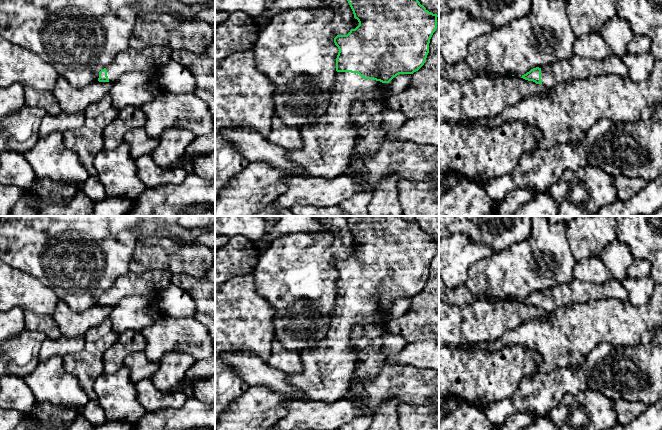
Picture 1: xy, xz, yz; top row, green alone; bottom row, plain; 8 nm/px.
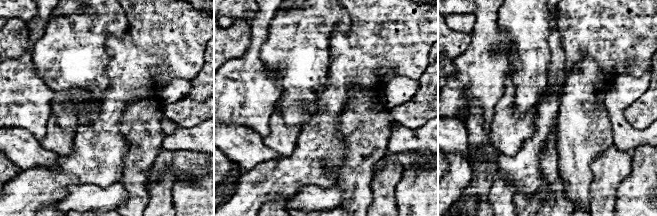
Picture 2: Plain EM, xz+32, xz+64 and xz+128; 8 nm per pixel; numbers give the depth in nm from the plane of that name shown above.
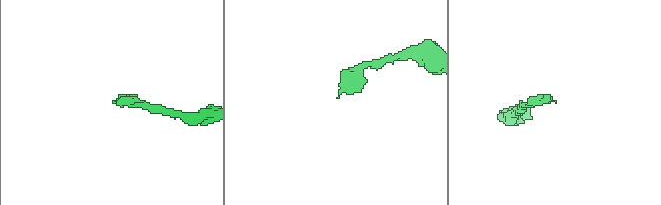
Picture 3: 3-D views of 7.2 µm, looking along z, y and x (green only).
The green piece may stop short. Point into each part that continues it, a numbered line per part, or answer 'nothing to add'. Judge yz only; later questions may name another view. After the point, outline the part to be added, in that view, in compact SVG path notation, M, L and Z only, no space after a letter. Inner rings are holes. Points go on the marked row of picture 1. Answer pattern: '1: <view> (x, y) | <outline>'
1: yz (576, 67) | M574 54L568 60L541 68L542 85L550 92L559 84L607 74L628 78L627 68L622 58L611 55L602 60L594 60Z

